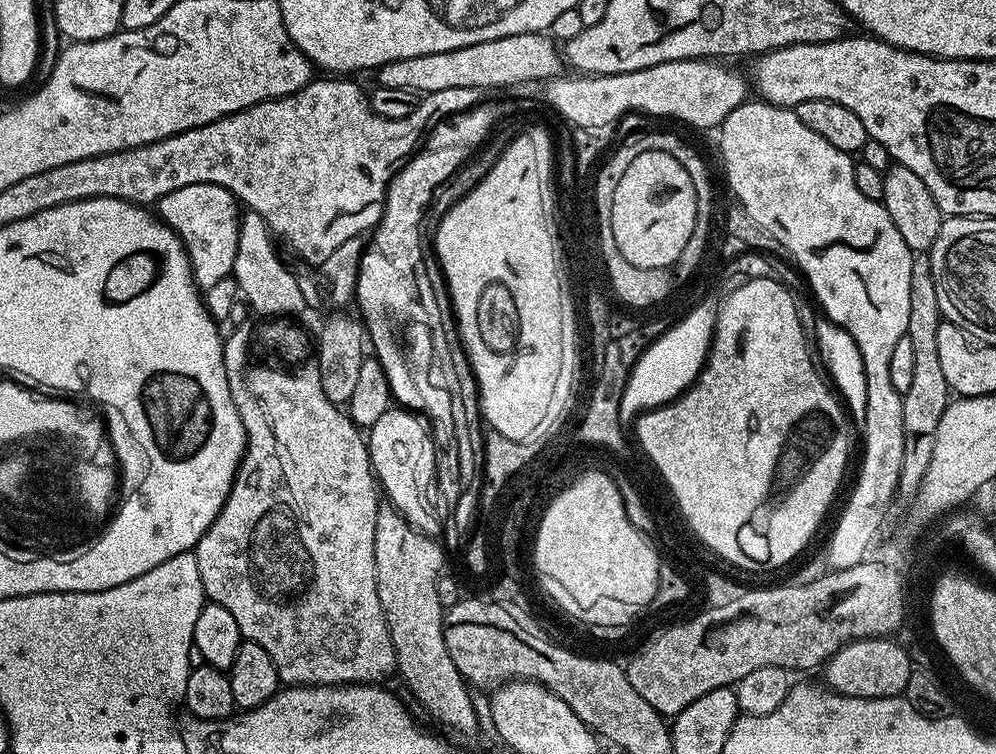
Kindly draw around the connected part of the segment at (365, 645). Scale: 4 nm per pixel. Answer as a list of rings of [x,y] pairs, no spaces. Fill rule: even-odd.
[[[237,327],[227,333],[224,342],[224,365],[226,366],[226,378],[230,386],[230,394],[232,400],[236,404],[238,414],[242,418],[242,426],[246,432],[248,446],[244,450],[244,457],[240,459],[240,468],[236,472],[236,477],[232,483],[230,494],[226,498],[226,502],[222,506],[222,510],[214,518],[214,522],[202,534],[202,538],[195,546],[196,557],[198,558],[198,574],[202,574],[202,586],[204,587],[204,595],[211,603],[218,606],[226,606],[226,610],[230,610],[230,615],[234,617],[234,622],[238,622],[238,630],[241,637],[250,642],[258,642],[258,646],[262,646],[262,650],[266,650],[266,654],[270,654],[270,658],[274,658],[274,666],[280,675],[280,683],[284,686],[303,686],[305,684],[380,684],[388,675],[396,672],[396,655],[394,654],[394,642],[390,638],[390,630],[386,626],[386,618],[382,610],[382,602],[378,602],[378,578],[376,577],[376,563],[374,562],[374,526],[376,525],[376,510],[381,507],[382,500],[378,495],[378,485],[376,477],[372,474],[372,463],[368,457],[368,446],[365,437],[362,435],[361,429],[353,424],[348,416],[347,411],[341,410],[326,398],[326,394],[322,394],[322,386],[320,385],[319,375],[312,376],[295,376],[292,372],[283,372],[280,368],[248,368],[248,350],[250,352],[250,332],[247,327]]]

